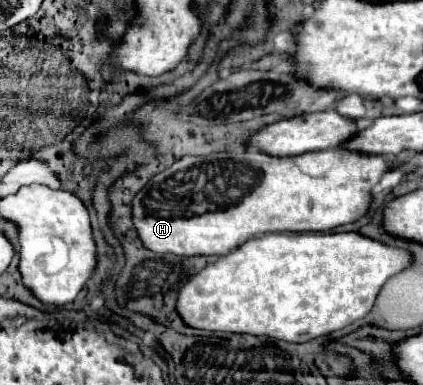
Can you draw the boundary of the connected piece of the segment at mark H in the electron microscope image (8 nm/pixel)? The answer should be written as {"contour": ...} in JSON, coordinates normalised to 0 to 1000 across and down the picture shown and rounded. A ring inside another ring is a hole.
{"contour":[[[809,382],[686,408],[643,408],[610,392],[582,392],[567,403],[501,397],[487,408],[430,408],[407,434],[364,455],[317,512],[317,584],[340,642],[369,657],[411,657],[430,668],[534,662],[577,626],[629,605],[780,600],[799,584],[856,569],[879,527],[879,481],[927,439],[936,439],[936,423],[913,418],[908,408]]]}

